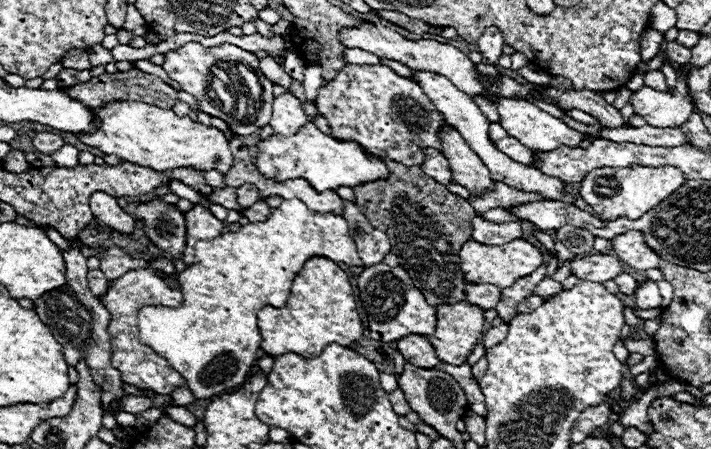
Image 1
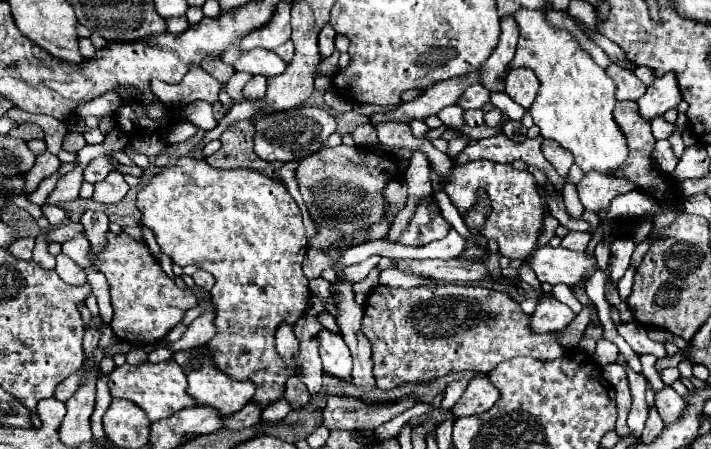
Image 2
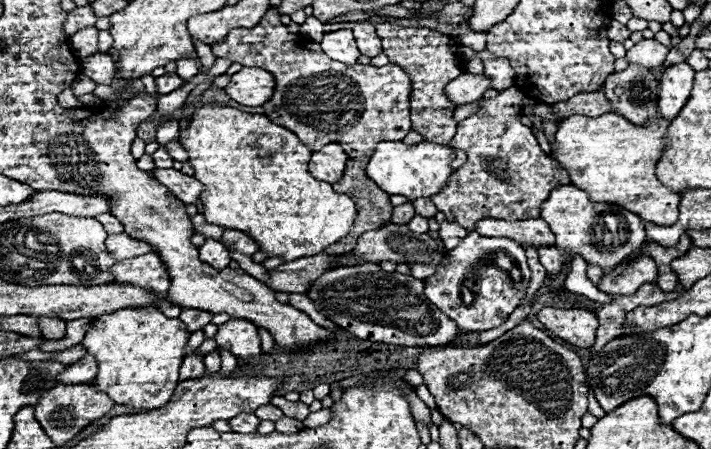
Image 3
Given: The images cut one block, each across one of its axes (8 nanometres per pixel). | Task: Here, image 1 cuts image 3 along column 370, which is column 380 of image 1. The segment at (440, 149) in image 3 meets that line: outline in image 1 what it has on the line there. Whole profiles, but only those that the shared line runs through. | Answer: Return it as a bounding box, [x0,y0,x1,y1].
[256,124,390,192]

